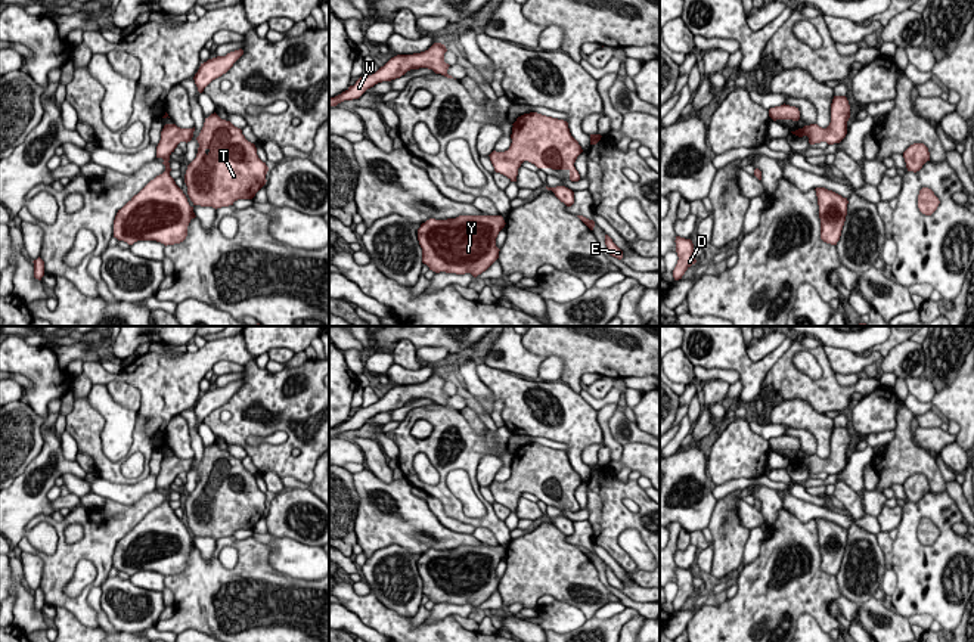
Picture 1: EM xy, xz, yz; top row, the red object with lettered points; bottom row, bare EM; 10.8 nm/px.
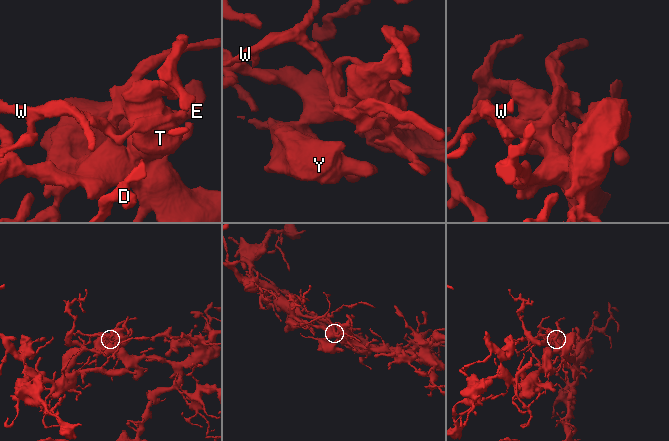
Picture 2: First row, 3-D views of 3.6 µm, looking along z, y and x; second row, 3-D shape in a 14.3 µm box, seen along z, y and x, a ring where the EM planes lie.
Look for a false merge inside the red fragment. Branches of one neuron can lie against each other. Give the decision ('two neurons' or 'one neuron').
one neuron

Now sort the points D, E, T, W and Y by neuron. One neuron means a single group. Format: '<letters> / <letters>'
D E T W Y

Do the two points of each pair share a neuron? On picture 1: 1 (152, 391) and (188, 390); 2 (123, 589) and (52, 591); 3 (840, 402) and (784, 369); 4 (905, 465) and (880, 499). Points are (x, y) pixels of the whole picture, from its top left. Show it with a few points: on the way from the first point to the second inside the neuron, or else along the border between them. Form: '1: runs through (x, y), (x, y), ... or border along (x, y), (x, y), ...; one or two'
1: runs through (161, 391), (179, 390); one
2: border along (106, 577), (101, 586); two
3: runs through (827, 394), (809, 390), (797, 382); one
4: border along (875, 489), (881, 492); two

